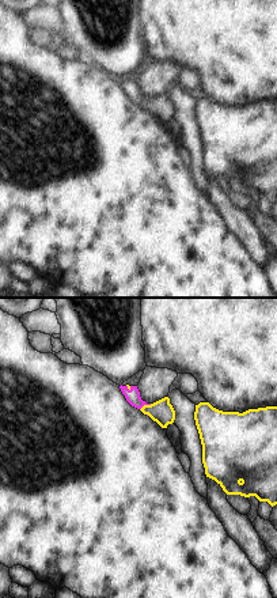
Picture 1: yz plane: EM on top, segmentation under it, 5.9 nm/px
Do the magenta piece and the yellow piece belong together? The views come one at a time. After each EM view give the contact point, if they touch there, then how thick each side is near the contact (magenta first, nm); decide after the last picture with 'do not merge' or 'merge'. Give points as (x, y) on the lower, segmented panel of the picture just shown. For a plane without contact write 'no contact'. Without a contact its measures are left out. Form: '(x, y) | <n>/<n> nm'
(145, 404) | 90/140 nm

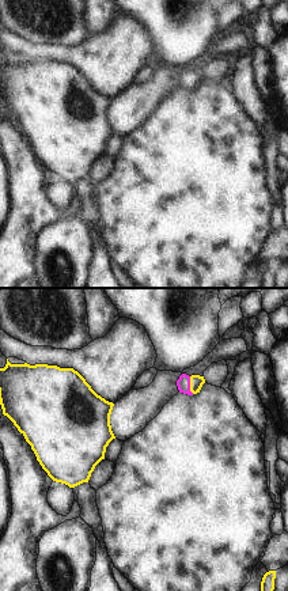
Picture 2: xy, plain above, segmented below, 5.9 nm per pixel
(189, 385) | 80/80 nm

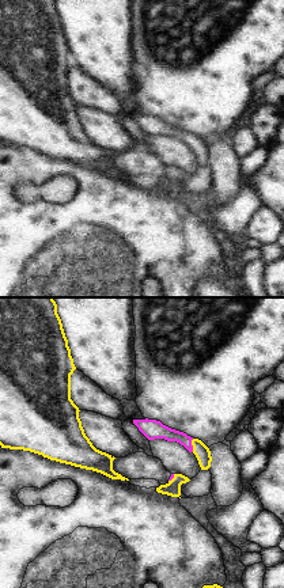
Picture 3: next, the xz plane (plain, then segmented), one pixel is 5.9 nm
(192, 446) | 110/90 nm

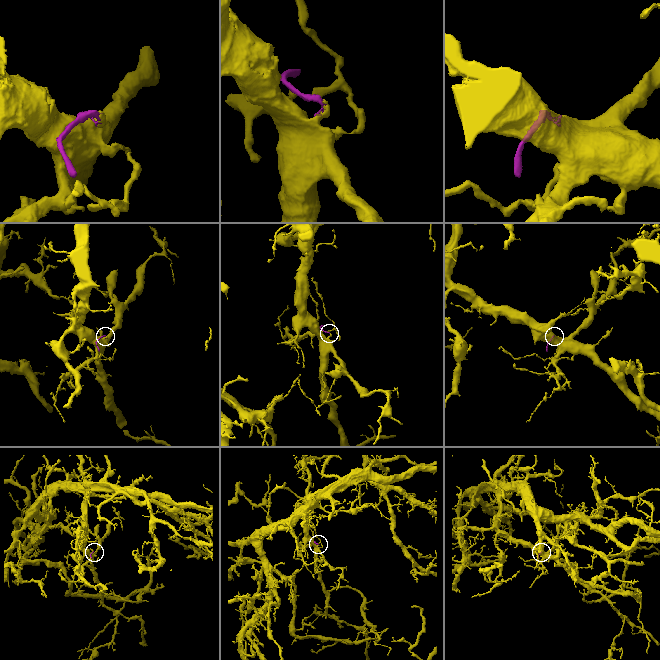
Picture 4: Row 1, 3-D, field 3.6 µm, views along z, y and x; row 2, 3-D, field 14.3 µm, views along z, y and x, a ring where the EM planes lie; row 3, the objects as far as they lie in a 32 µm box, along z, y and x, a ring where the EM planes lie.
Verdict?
merge

